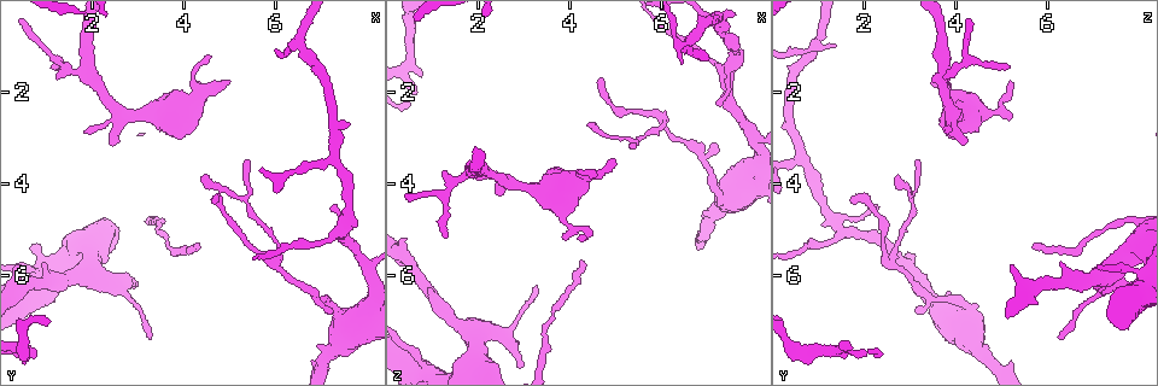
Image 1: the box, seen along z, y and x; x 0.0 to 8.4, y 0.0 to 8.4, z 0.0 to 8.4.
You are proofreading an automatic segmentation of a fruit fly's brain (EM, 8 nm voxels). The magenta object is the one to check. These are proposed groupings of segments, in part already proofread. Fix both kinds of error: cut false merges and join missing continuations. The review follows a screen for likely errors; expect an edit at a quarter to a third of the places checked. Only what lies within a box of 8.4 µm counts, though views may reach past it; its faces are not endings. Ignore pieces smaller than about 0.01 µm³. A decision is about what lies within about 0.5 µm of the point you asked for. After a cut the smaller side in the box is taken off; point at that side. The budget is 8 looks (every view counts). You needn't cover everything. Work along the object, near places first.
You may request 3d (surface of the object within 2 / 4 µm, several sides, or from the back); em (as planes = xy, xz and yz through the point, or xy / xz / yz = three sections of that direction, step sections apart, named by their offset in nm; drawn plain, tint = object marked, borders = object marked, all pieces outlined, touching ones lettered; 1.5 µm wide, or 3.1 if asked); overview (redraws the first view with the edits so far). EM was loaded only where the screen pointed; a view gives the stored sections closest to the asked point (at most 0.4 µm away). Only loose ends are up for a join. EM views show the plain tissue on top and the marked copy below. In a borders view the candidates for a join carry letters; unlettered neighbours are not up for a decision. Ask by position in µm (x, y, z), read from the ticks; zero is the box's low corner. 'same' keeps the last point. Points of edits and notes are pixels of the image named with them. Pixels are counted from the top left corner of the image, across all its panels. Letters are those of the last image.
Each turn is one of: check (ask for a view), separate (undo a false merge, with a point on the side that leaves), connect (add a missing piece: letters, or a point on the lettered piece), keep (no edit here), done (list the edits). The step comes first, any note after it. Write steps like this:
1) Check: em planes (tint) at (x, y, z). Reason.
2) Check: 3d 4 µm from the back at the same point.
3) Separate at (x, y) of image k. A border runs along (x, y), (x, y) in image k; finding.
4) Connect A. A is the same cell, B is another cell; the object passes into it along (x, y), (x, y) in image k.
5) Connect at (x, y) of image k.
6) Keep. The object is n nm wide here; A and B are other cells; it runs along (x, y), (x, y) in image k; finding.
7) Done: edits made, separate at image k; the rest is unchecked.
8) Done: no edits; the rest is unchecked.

Check: 3d 4 µm at (6.05, 5.70, 2.70). Side arm on a straight run.

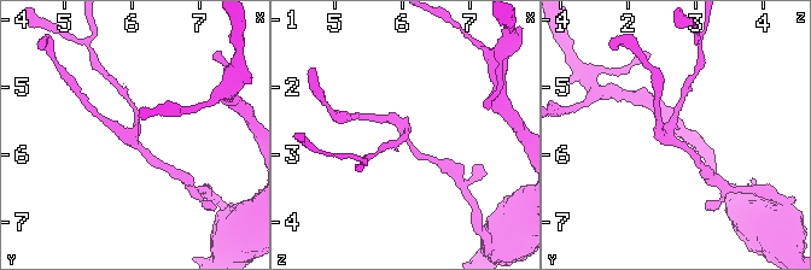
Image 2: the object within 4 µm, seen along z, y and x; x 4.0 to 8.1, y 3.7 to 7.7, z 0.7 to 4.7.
Check: em xy step 4 (tint) at (6.05, 5.75, 2.65). 3 arms meet here.

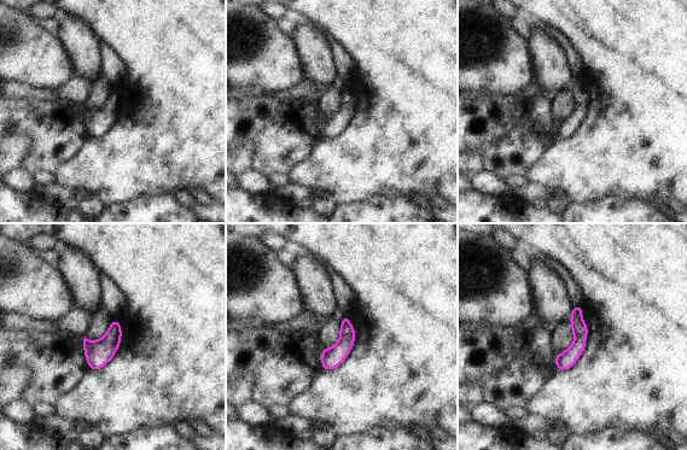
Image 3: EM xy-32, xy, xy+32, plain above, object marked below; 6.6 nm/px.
Check: em planes (borders) at the same point. Another direction.

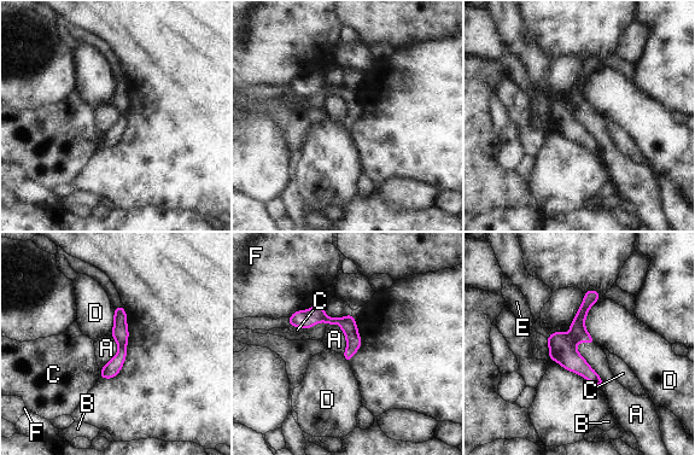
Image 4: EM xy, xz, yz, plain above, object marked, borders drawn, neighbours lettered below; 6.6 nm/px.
Keep. A, B, C, D, E and F are other cells; continuous, no second neuron.

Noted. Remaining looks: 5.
Check: em xz step 4 (tint) at (4.60, 4.35, 1.75). Tapers out.

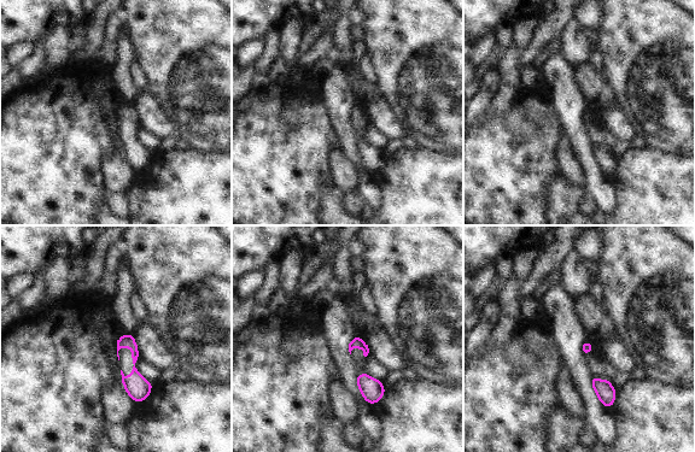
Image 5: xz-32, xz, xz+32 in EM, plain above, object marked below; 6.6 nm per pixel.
Check: em planes (borders) at the same point.

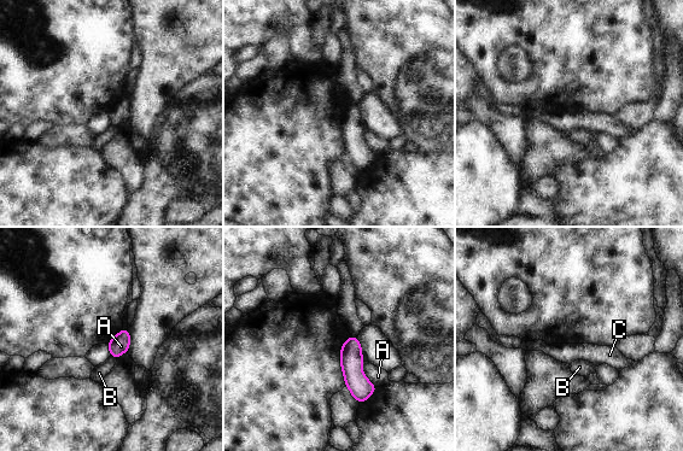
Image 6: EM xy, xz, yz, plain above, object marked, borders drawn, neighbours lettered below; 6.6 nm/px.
Keep. The longest contact is with A, 190 nm; A, B and C are other cells; none of them fits.

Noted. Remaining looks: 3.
Check: em planes (tint) at (6.55, 1.00, 0.90). Arms part here.

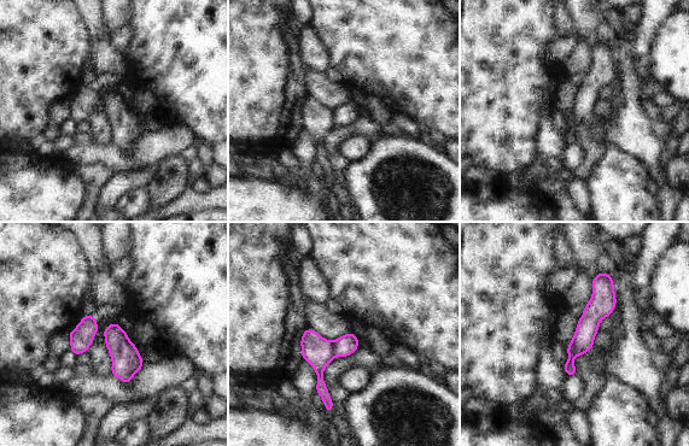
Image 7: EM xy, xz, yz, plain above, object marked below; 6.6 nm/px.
Check: em planes (borders) at the same point.

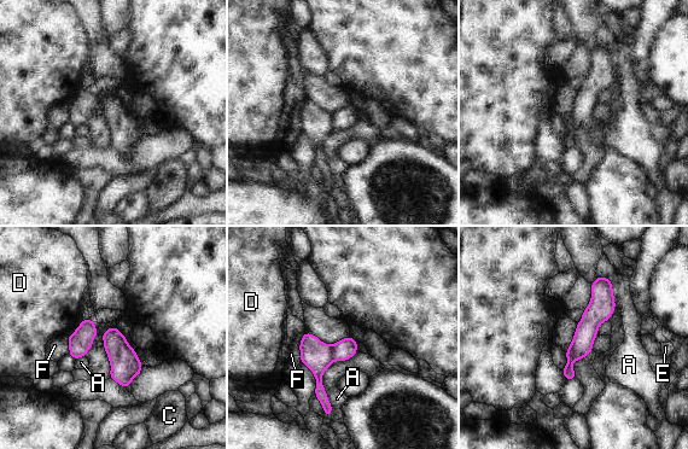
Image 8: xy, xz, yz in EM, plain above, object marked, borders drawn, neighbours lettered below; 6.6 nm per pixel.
Separate at (315, 355) of image 8. The object is 140 nm wide here; A, C, D, E and F are other cells; the part that leaves runs along (307, 336), (327, 412) in image 8; two neurons meet here.

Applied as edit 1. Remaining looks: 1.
Done: edits made, separate at image 8; the rest is unchecked.

